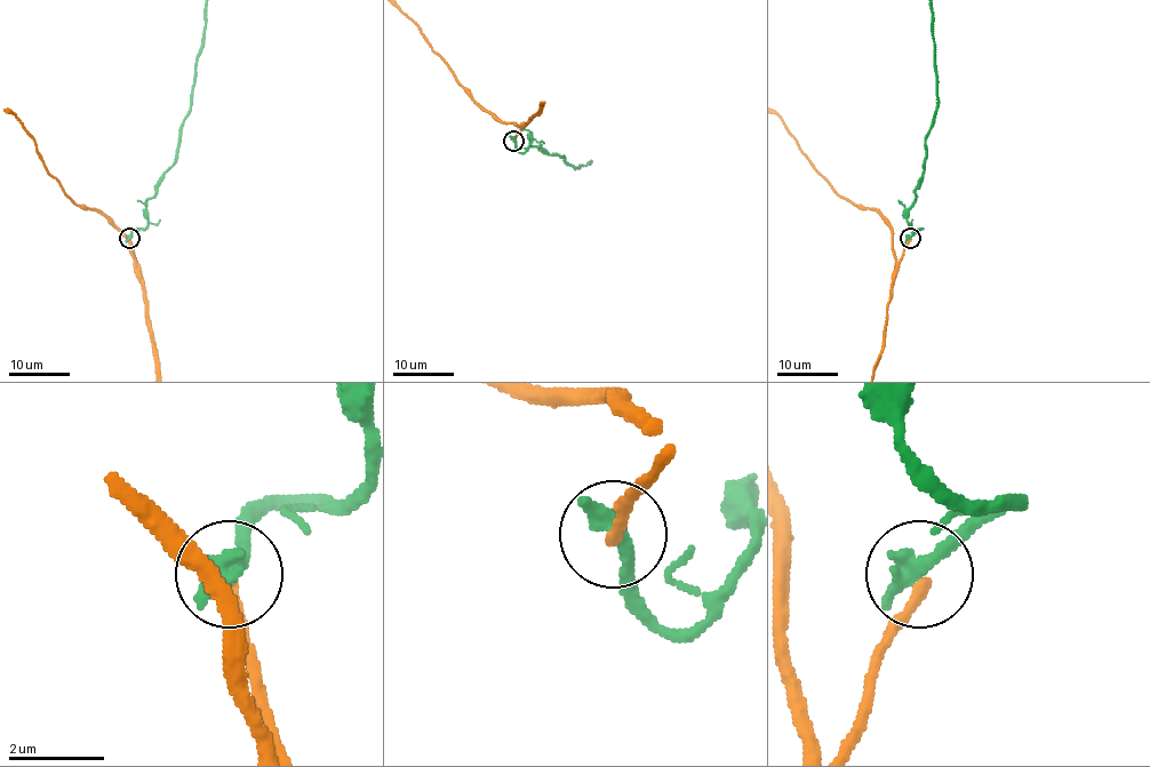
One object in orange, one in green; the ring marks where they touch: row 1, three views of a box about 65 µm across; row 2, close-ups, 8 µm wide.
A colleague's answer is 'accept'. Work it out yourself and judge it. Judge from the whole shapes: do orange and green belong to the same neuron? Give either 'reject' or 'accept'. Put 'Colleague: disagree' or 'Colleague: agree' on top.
Colleague: disagree
reject

